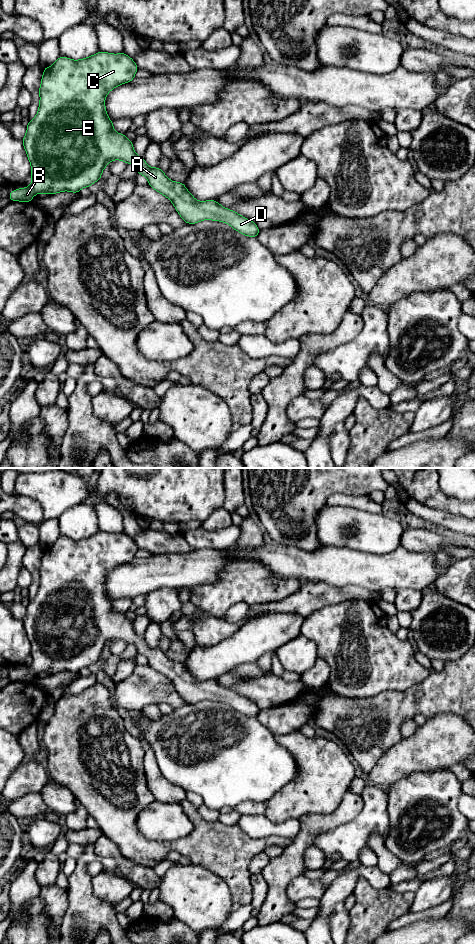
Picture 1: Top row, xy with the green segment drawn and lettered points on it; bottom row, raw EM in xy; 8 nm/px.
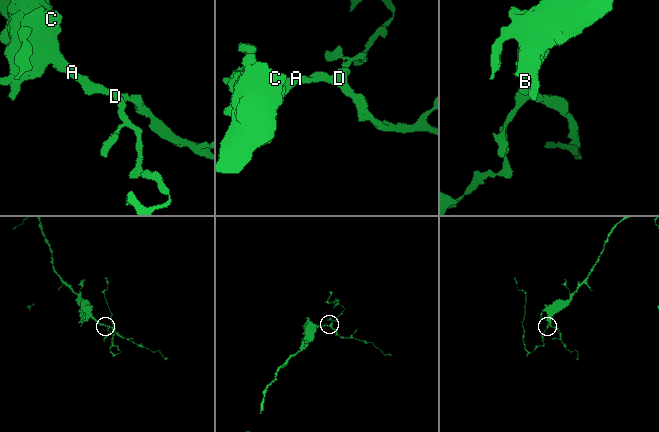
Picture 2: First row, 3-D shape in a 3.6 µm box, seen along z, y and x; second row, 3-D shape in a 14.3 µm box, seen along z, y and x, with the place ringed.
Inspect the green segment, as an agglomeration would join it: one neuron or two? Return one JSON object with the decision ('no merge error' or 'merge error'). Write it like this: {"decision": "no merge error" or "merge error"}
{"decision": "no merge error"}

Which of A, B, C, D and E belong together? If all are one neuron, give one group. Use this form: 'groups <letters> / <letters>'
groups A B C D E

